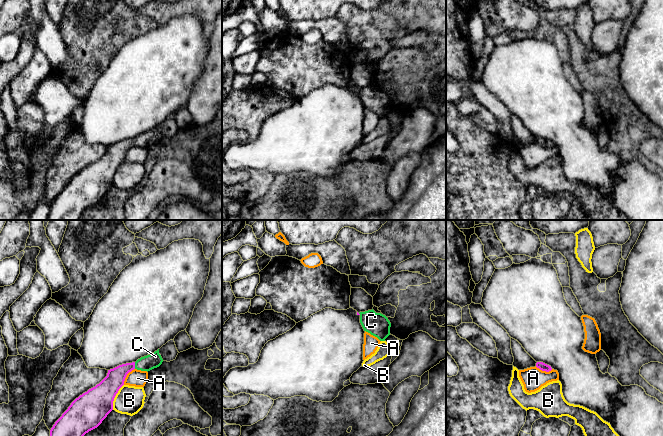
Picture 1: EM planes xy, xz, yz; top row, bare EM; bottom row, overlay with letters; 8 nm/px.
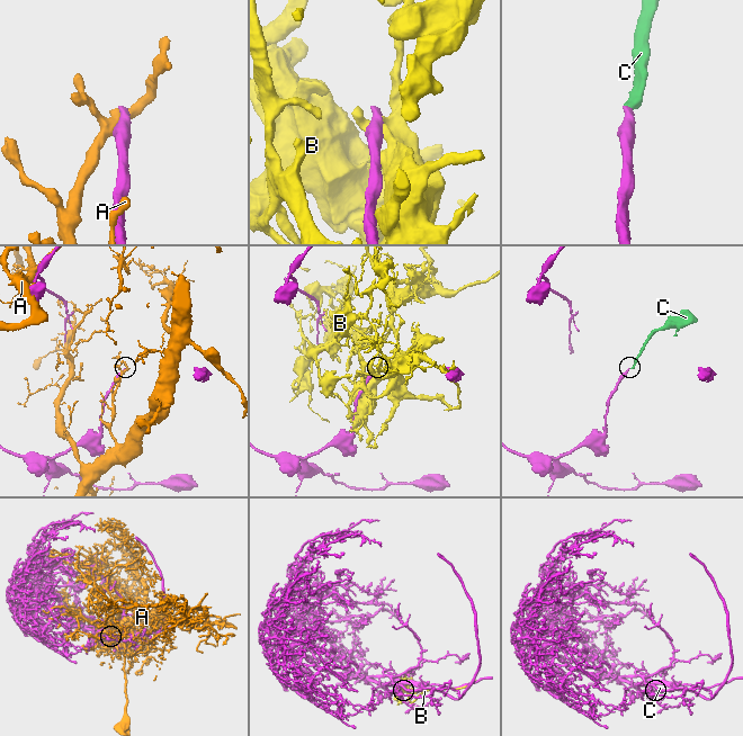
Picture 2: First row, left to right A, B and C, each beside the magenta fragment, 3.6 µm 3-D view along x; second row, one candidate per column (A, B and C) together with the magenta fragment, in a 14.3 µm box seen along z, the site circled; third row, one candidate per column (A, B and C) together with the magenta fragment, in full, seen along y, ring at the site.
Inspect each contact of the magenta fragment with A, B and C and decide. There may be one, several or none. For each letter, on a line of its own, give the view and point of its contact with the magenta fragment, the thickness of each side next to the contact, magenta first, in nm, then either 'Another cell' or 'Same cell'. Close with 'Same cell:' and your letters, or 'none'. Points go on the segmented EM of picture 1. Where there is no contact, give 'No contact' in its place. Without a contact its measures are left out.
A: Touches magenta at xy (126, 375). Thickness 190 nm (magenta) against 140 nm. Another cell
B: Touches magenta at xy (114, 397). Thickness 280 nm (magenta) against 220 nm. Another cell
C: Touches magenta at xy (134, 365). Thickness 160 nm (magenta) against 120 nm. Same cell
Same cell: C

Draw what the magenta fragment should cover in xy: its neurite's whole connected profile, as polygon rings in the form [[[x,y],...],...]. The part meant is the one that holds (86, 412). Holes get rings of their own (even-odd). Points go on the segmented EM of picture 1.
[[[159,349],[154,353],[141,357],[136,362],[119,365],[108,370],[107,376],[95,387],[76,398],[50,430],[50,436],[84,436],[97,428],[113,410],[113,401],[119,389],[124,385],[125,378],[134,369],[150,371],[163,362]]]

